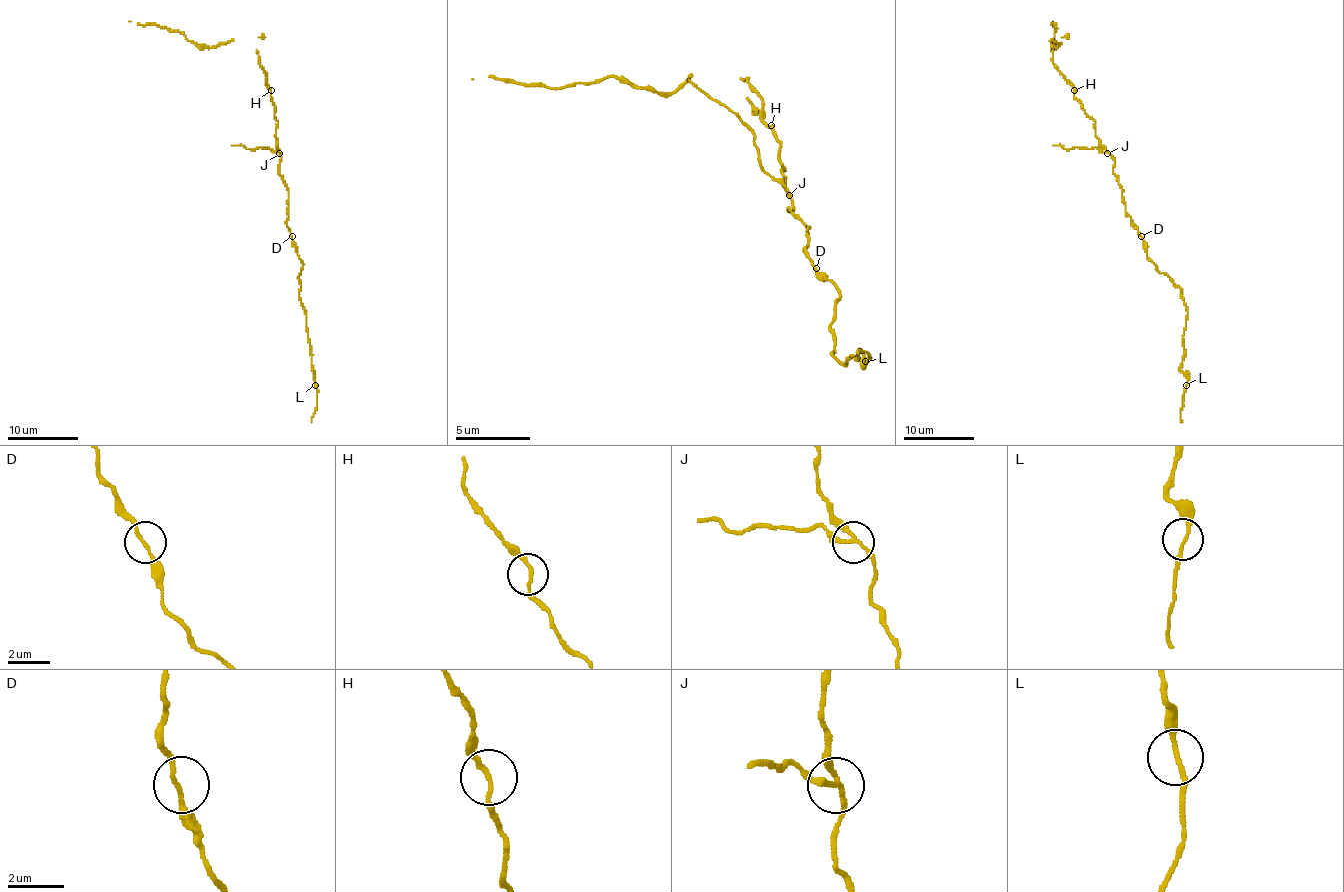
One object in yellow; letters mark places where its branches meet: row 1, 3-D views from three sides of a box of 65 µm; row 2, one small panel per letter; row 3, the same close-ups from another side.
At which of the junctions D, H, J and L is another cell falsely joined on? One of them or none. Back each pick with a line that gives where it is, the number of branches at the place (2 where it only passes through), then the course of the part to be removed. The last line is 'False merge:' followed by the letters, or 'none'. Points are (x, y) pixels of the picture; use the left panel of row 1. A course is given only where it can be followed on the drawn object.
J: place (279, 153); branches 3; course (279, 152), (272, 152), (267, 147), (249, 149), (231, 145)
False merge: J

